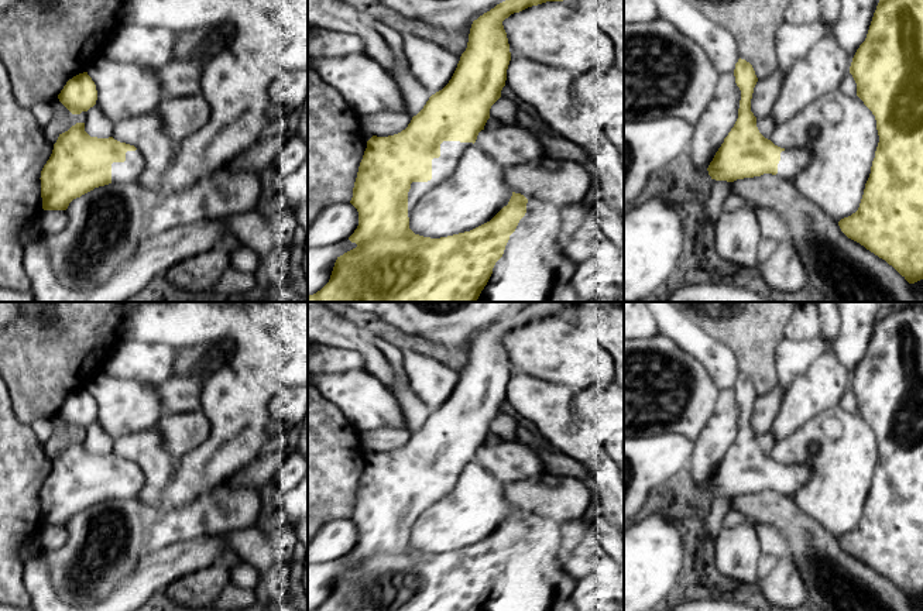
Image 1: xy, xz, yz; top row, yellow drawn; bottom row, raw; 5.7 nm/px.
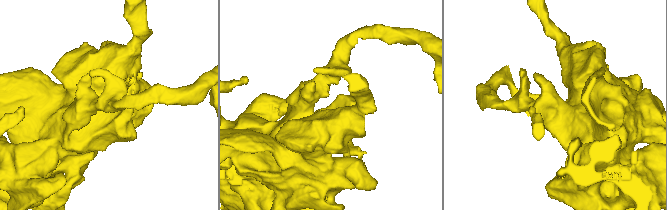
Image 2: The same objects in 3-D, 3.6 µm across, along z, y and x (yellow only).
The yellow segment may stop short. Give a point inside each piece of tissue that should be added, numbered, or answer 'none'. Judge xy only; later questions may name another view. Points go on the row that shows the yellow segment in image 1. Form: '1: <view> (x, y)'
1: xy (130, 170)

